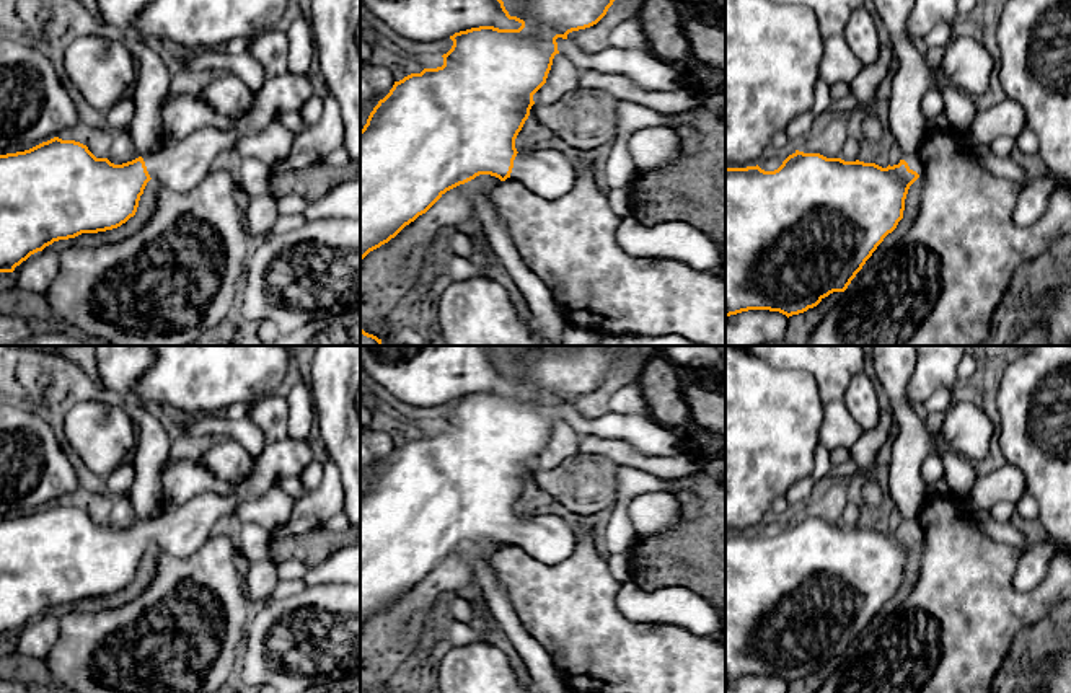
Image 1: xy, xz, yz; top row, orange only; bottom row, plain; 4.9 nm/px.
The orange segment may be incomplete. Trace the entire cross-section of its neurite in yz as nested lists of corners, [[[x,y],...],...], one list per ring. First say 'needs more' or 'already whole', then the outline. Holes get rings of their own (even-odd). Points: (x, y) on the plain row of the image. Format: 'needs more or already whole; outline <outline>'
needs more; outline [[[799,515],[774,536],[765,536],[758,530],[725,533],[725,682],[769,675],[789,683],[817,672],[833,657],[844,657],[903,584],[908,554],[923,536],[919,520],[905,520],[898,530],[882,533]]]

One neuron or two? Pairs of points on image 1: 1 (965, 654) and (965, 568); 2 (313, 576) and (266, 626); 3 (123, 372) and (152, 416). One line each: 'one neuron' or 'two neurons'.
1: one neuron
2: two neurons
3: one neuron

